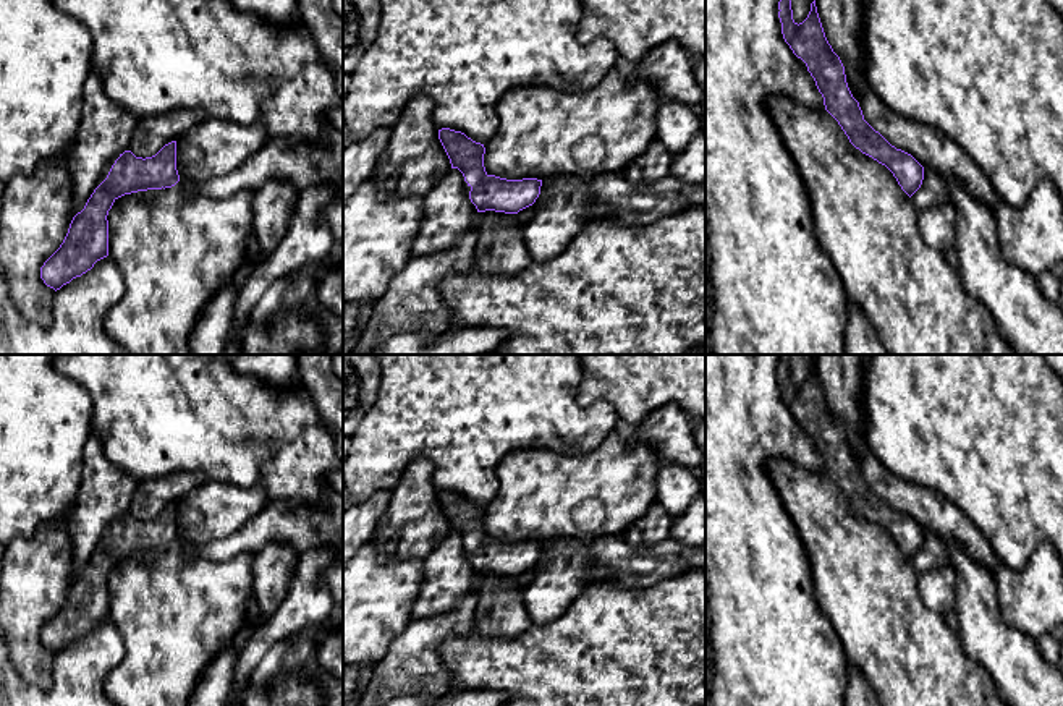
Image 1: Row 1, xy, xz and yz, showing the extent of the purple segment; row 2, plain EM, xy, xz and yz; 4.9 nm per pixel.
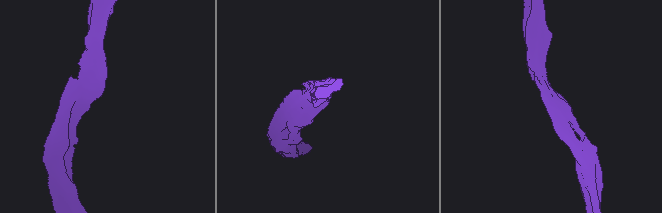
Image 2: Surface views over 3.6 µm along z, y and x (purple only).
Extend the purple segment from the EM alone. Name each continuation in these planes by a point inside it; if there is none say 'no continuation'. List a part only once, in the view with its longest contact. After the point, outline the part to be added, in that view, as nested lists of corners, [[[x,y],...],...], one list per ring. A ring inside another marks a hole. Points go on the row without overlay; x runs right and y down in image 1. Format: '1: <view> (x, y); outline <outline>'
no continuation

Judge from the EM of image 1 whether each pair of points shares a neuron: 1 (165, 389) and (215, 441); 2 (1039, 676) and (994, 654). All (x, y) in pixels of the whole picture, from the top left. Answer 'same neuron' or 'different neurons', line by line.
1: same neuron
2: same neuron

